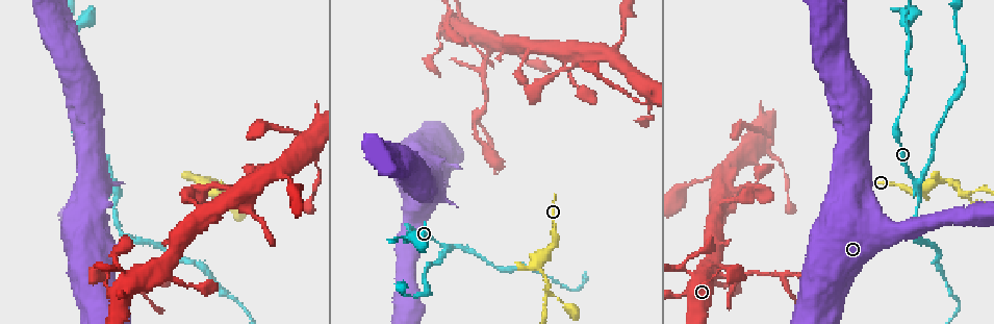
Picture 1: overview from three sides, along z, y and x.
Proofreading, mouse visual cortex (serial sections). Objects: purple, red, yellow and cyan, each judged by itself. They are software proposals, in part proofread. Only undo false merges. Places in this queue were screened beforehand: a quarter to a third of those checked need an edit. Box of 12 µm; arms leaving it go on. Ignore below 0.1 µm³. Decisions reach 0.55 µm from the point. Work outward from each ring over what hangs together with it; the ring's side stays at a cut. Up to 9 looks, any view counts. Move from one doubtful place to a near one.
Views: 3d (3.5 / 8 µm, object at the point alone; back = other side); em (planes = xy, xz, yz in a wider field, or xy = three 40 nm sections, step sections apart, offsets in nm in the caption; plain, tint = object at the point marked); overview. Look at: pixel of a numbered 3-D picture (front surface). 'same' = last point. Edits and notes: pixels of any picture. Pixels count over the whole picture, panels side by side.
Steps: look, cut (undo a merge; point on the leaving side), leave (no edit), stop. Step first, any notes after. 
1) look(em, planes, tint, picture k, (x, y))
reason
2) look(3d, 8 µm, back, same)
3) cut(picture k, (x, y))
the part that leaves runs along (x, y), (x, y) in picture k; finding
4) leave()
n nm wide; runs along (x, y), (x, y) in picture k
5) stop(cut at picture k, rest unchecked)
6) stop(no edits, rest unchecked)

look(3d, 8 µm, picture 1, (548, 291))

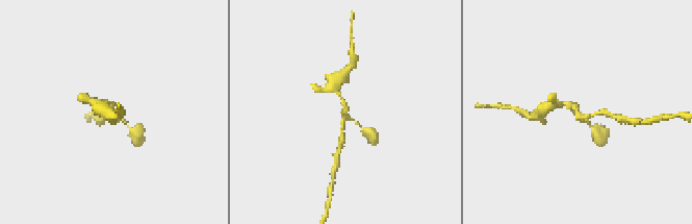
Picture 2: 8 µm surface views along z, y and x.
look(3d, 3.5 µm, picture 2, (580, 115))

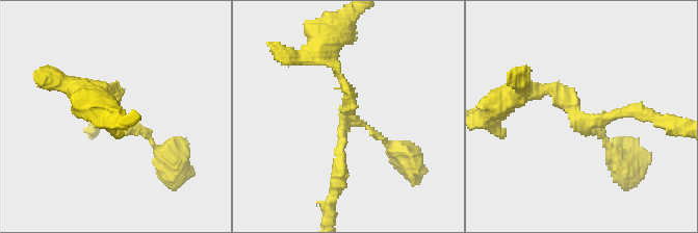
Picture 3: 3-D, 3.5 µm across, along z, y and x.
look(em, planes, tint, picture 3, (578, 121))
3 arms; arms of 100, 150, 200 nm

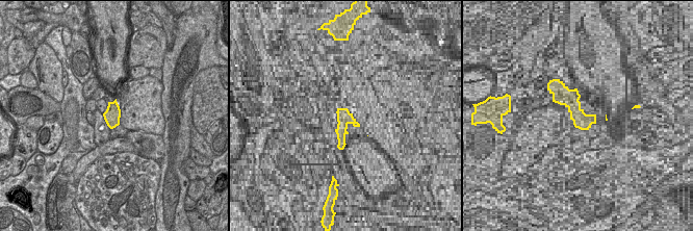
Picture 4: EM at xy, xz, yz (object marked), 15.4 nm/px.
leave()
runs along (530, 91), (566, 97), (615, 155) in picture 3; one cell here

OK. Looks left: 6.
look(3d, 8 µm, picture 1, (448, 248))
abrupt turn

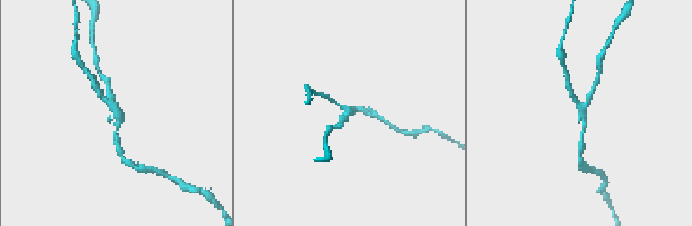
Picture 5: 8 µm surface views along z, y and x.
look(3d, 3.5 µm, picture 5, (347, 109))
zoom in

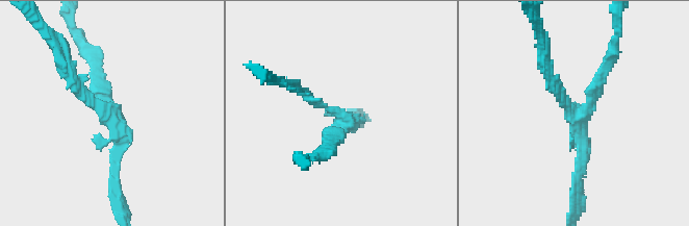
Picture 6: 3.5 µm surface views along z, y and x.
look(em, xy, step 3, tint, picture 6, (344, 116))
3 arms; arms of 150, 150, 200 nm; need the tissue

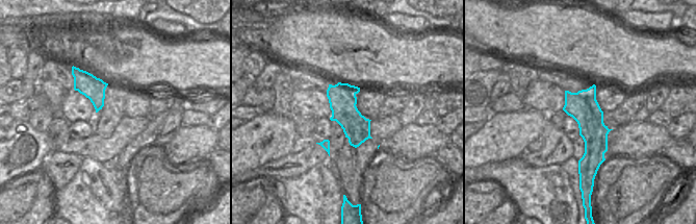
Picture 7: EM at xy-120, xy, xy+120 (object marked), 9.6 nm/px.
cut(picture 6, (602, 80))
260 nm wide; the part that leaves runs along (584, 112), (613, 55), (618, 29) in picture 6; two cells meet here

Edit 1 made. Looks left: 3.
look(3d, 3.5 µm, picture 1, (120, 269))
arms part here

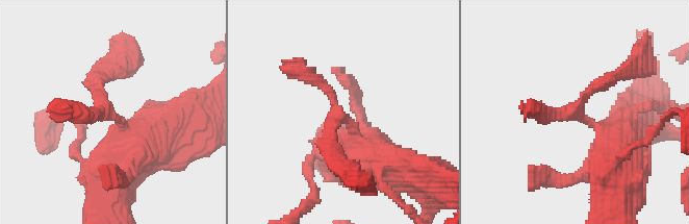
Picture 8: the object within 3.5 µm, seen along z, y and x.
look(em, xy, step 5, tint, picture 8, (111, 112))

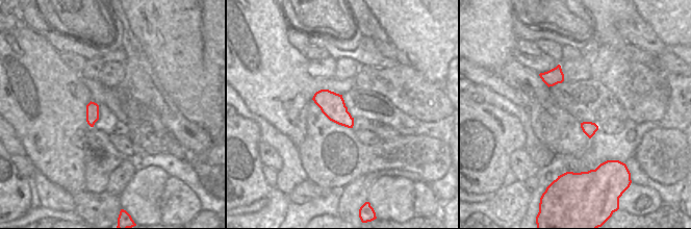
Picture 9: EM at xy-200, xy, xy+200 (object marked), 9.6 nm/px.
leave()
3 arms; runs along (123, 156), (97, 93), (106, 73) in picture 8; all the same cell

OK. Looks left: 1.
look(3d, 3.5 µm, picture 1, (717, 275))
four arms meet

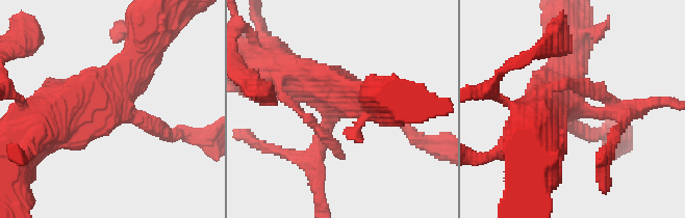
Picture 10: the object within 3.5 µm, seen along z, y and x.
cut(picture 10, (643, 110))
the part that leaves runs along (589, 109), (677, 103) in picture 10; a second cell is stuck on

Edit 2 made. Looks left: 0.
stop(cut at picture 6, cut at picture 10, rest unchecked)

